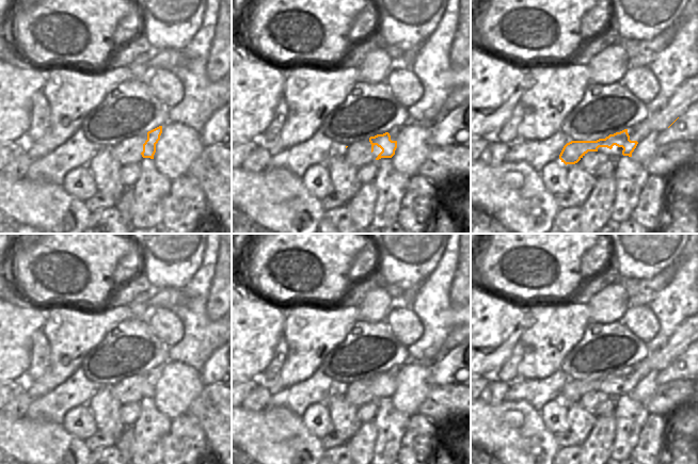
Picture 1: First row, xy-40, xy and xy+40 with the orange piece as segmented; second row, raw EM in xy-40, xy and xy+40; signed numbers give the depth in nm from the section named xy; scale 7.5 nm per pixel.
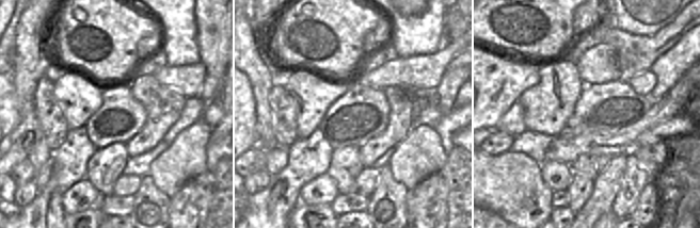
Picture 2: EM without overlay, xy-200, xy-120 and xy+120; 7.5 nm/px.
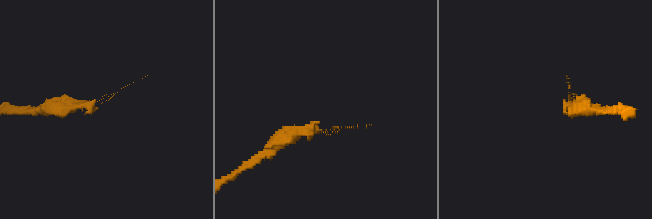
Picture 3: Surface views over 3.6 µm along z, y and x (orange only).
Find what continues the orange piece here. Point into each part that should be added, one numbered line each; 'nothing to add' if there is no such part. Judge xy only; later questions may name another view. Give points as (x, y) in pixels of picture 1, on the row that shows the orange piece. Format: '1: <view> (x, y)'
1: xy (394, 132)

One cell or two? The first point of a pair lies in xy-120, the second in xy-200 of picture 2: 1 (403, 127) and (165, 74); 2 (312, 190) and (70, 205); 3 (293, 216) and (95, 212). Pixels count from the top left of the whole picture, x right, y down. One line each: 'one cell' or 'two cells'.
1: two cells
2: one cell
3: one cell

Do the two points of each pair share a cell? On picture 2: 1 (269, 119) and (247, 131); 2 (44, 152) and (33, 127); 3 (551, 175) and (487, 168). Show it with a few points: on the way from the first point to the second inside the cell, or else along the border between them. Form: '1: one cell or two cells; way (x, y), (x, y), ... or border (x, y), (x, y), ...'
1: two cells; border (254, 102), (255, 135), (259, 140), (260, 146)
2: one cell; way (37, 146), (36, 133)
3: two cells; border (539, 164), (541, 179), (553, 191)

